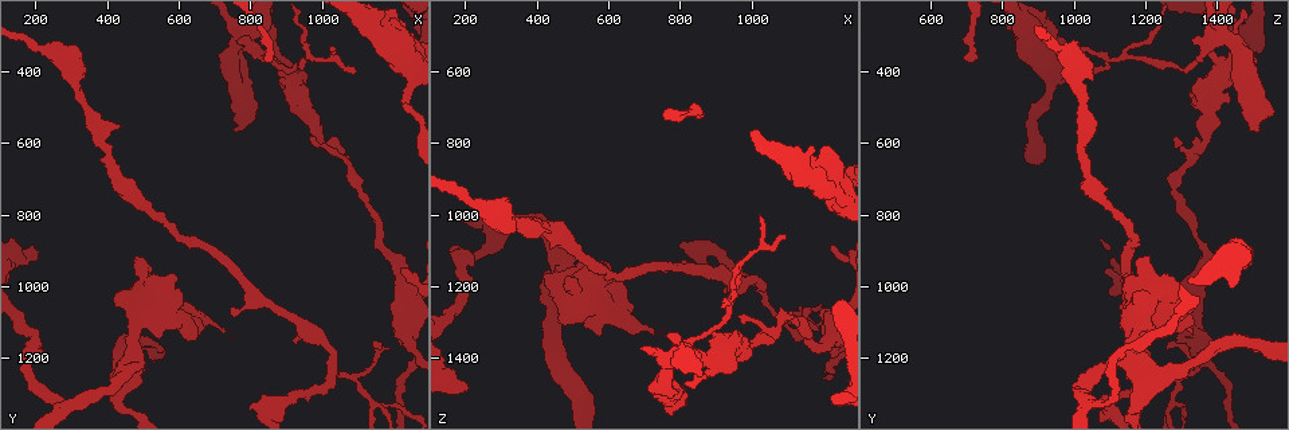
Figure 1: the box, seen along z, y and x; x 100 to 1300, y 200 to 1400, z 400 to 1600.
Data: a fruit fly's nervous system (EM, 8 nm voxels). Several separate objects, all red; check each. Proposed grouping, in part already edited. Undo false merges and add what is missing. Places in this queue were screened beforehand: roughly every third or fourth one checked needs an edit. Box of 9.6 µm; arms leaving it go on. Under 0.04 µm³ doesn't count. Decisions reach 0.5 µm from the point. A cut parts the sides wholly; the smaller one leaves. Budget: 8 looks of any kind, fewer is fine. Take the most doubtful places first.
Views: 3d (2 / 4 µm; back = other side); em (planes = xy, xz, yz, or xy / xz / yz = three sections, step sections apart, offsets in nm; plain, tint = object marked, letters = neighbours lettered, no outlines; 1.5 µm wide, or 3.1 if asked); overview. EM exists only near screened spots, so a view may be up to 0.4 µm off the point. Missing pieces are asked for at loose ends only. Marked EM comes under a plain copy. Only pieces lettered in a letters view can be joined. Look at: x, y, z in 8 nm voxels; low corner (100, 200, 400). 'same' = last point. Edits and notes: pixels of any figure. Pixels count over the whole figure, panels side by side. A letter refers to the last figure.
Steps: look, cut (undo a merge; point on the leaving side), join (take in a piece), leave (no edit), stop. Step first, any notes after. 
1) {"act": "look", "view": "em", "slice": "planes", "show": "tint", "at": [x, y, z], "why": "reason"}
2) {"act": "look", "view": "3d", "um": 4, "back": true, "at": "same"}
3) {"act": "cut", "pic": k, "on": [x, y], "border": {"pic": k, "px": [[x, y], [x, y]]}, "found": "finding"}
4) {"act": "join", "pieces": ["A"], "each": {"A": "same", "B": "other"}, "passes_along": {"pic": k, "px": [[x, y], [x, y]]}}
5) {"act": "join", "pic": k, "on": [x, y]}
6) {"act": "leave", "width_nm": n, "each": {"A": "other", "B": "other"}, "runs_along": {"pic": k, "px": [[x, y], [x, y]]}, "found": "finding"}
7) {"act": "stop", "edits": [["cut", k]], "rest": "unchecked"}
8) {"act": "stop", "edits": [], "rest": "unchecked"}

{"act": "look", "view": "3d", "um": 2, "at": [210, 890, 1490]}

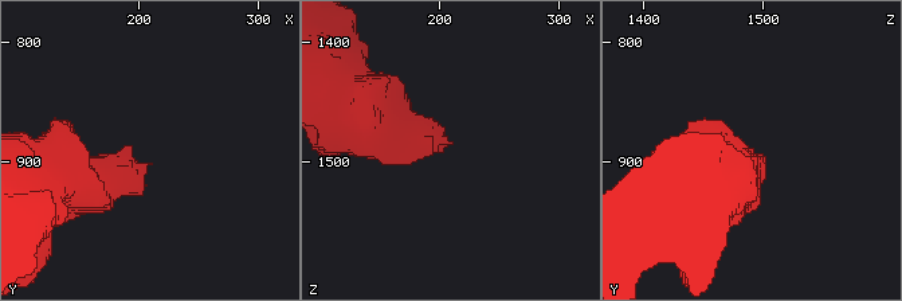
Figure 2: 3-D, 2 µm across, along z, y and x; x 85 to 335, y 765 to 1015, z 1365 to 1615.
{"act": "look", "view": "em", "slice": "yz", "step": 8, "show": "letters", "at": [212, 900, 1484], "why": "need the tissue"}

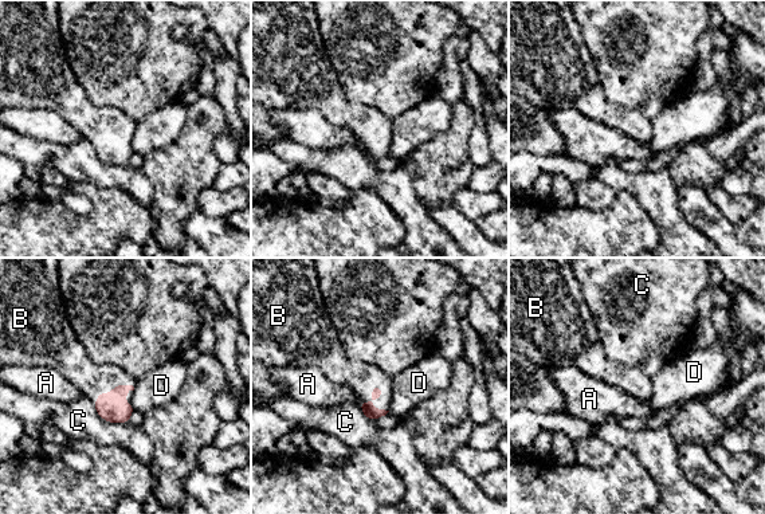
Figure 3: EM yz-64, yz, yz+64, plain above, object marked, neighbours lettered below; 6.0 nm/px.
{"act": "look", "view": "em", "slice": "planes", "show": "letters", "at": "same"}

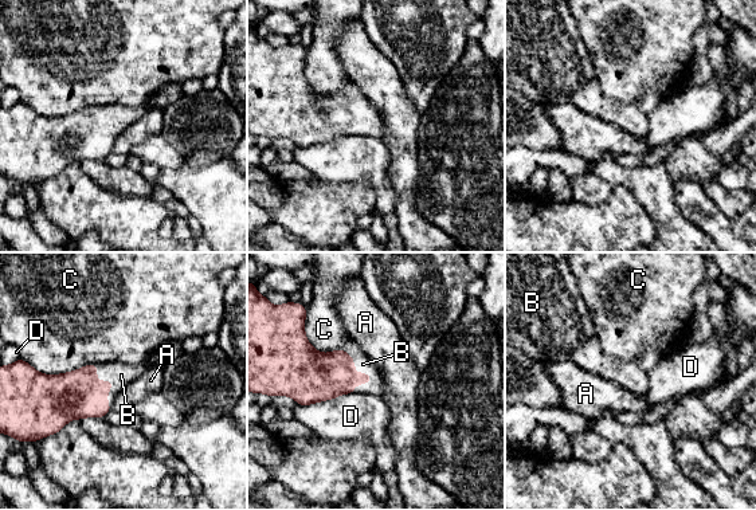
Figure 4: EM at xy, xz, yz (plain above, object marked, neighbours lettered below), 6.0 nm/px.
{"act": "join", "pieces": ["B"], "each": {"A": "other", "B": "same", "C": "other", "D": "other"}, "found": "the cell continues"}

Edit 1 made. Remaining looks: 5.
{"act": "look", "view": "3d", "um": 4, "at": [790, 290, 1390], "why": "calibre changes"}

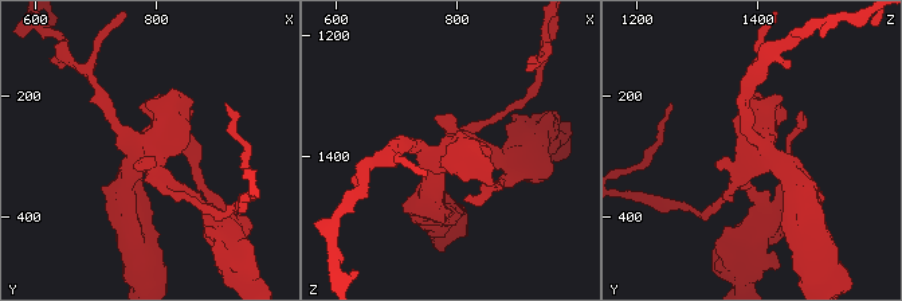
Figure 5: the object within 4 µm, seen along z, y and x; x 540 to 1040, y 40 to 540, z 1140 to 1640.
{"act": "look", "view": "em", "slice": "planes", "show": "letters", "at": [795, 300, 1395], "why": "need the tissue"}

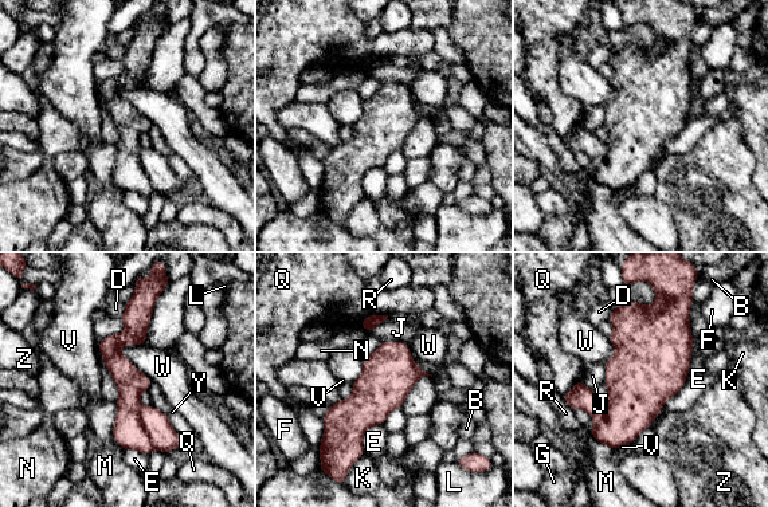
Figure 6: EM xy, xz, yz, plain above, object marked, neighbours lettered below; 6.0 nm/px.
{"act": "cut", "pic": 6, "on": [128, 432], "each": {"B": "other", "D": "other", "E": "other", "F": "other", "G": "other", "J": "other", "K": "other", "L": "other", "M": "other", "N": "other", "Q": "other", "R": "other", "V": "other", "W": "other", "Y": "other", "Z": "other"}, "part_leaving": {"pic": 6, "px": [[134, 309], [116, 362], [147, 449]]}, "found": "a second cell is stuck on"}

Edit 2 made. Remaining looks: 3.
{"act": "look", "view": "em", "slice": "planes", "show": "letters", "at": [1240, 480, 930], "why": "calibre changes"}

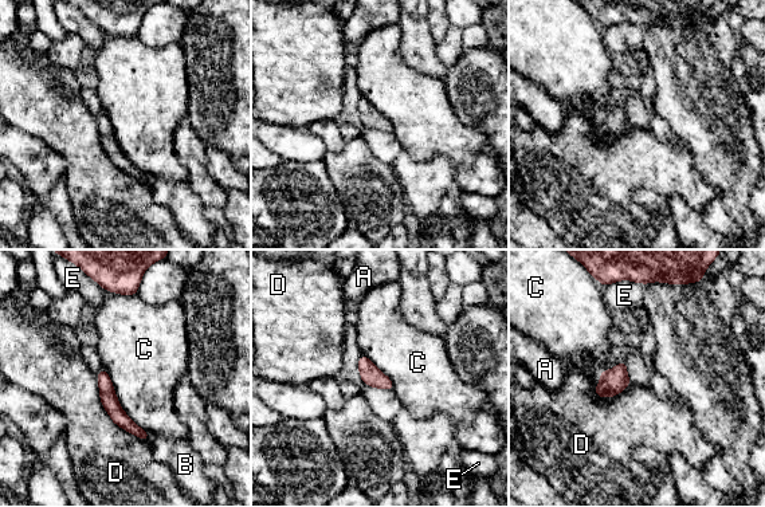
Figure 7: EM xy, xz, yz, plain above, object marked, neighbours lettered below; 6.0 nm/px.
{"act": "leave", "longest_contact_nm": ["D", 500], "each": {"A": "other", "B": "other", "C": "other", "D": "other", "E": "other"}, "border": {"pic": 7, "px": [[102, 368], [122, 411], [148, 433]]}, "found": "one cell here"}

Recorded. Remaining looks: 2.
{"act": "look", "view": "3d", "um": 4, "at": [240, 330, 970], "why": "sudden change in width"}

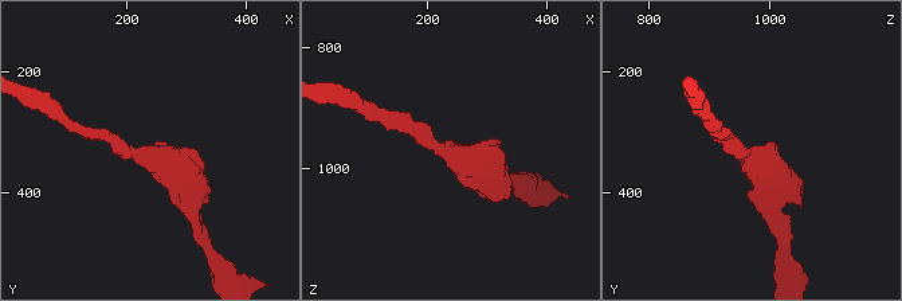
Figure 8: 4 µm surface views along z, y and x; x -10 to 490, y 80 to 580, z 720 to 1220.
{"act": "look", "view": "em", "slice": "xy", "step": 4, "show": "letters", "at": [230, 335, 970], "arm_widths_nm": [190, 500]}

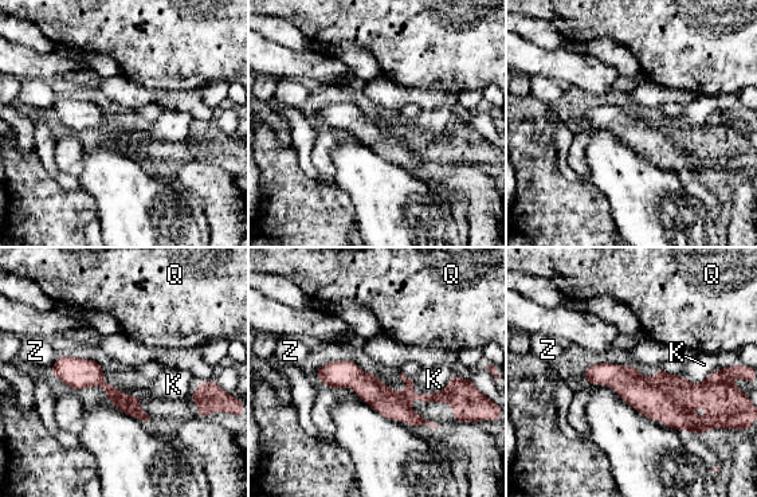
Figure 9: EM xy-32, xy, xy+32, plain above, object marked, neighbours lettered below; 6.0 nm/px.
{"act": "leave", "width_nm": 80, "longest_contact_nm": ["K", 280], "each": {"K": "other", "Q": "other", "Z": "other"}, "found": "continuous, no second cell"}

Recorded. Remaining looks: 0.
{"act": "stop", "edits": [["join", 4], ["cut", 6]], "rest": "unchecked"}

